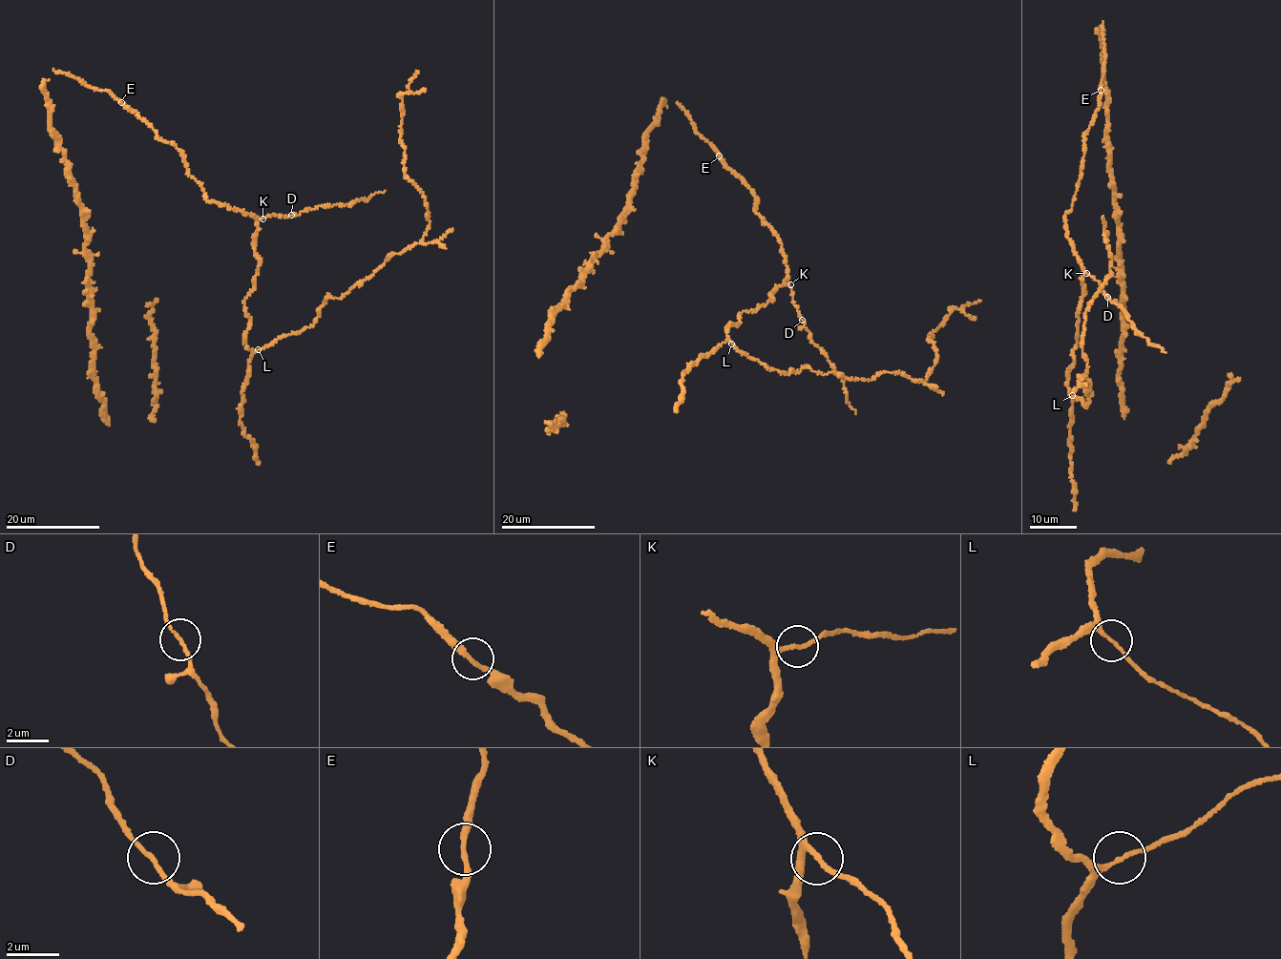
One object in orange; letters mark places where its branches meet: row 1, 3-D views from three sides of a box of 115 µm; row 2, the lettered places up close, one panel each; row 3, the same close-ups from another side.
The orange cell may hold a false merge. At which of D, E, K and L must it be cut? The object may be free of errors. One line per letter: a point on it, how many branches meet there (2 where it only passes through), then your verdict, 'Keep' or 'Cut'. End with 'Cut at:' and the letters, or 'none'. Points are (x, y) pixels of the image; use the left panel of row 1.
D: Place: (291, 215). Branches: 2. Keep
E: Place: (121, 102). Branches: 2. Keep
K: Place: (262, 218). Branches: 2. Keep
L: Place: (258, 349). Branches: 2. Keep
Cut at: none

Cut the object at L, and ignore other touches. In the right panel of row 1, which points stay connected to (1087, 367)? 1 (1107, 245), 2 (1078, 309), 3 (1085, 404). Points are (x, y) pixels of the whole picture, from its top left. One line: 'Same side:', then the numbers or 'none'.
Same side: 1, 3

